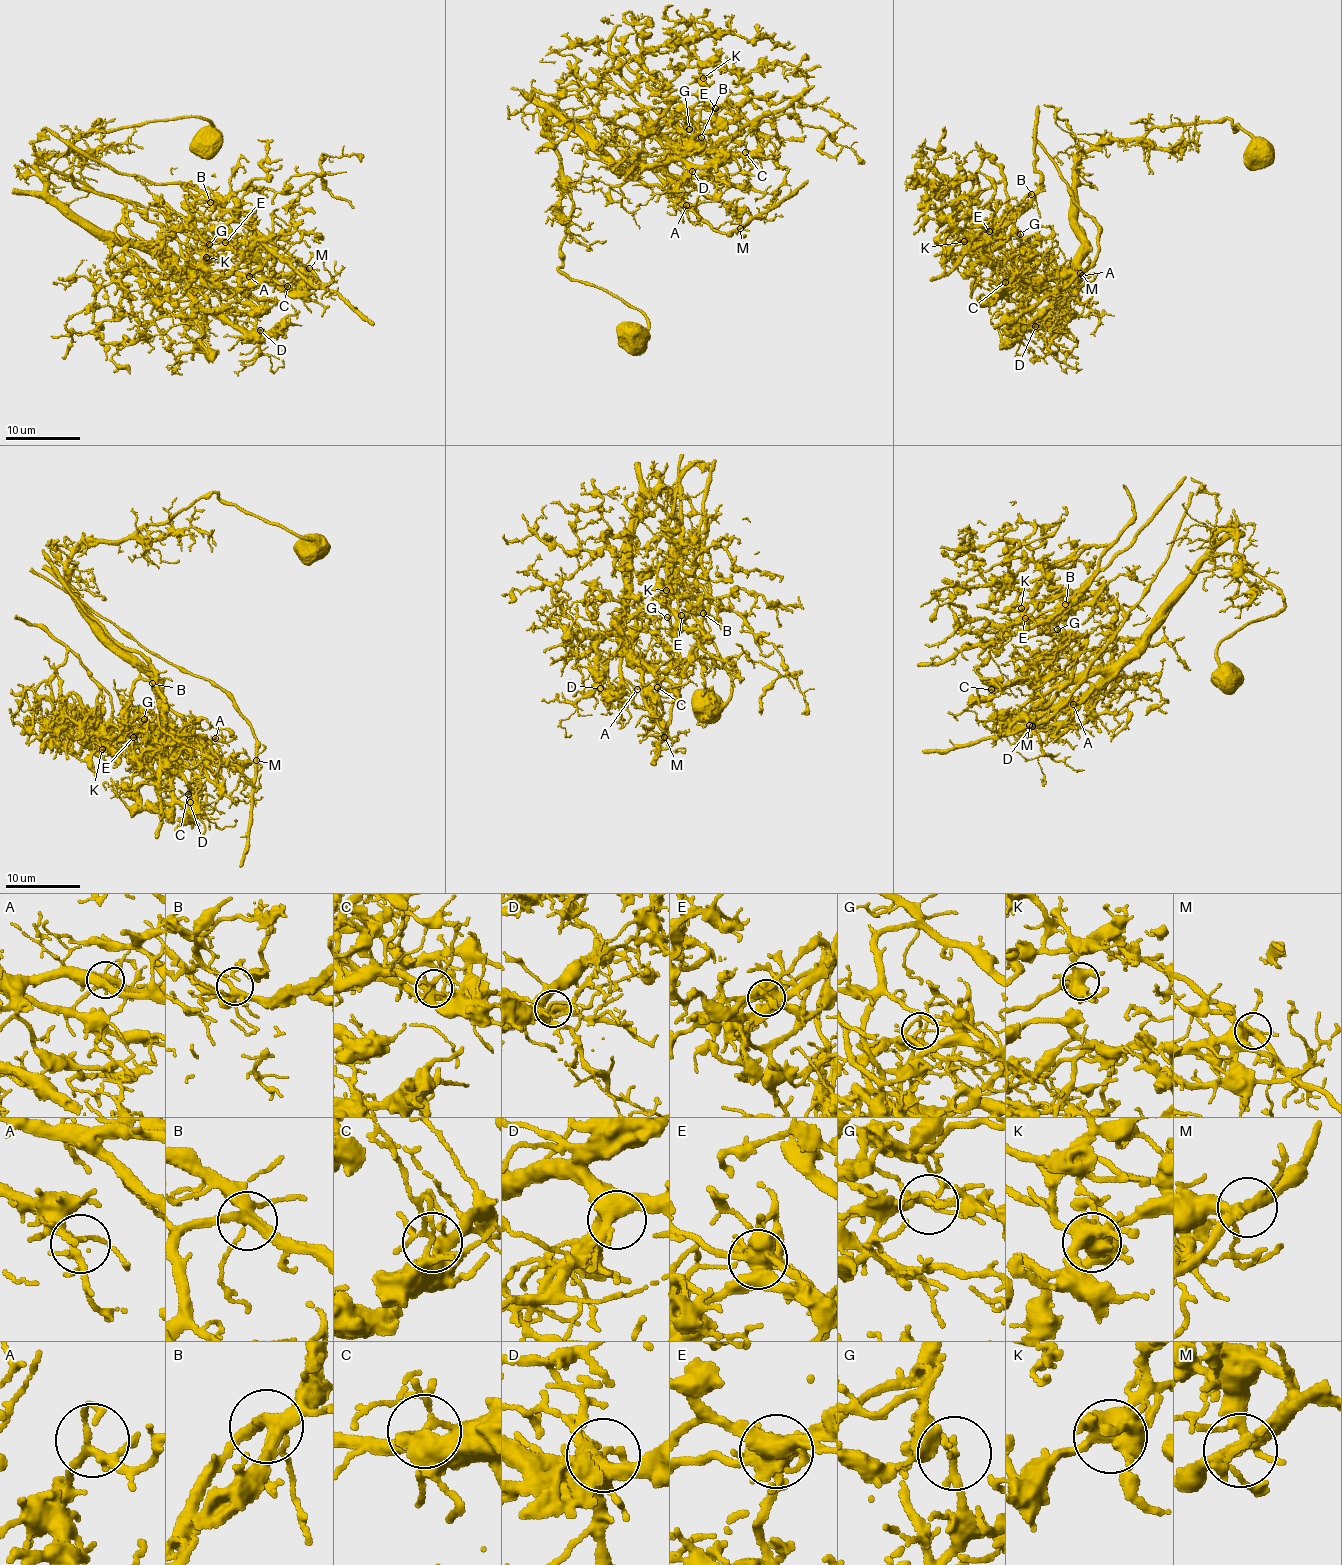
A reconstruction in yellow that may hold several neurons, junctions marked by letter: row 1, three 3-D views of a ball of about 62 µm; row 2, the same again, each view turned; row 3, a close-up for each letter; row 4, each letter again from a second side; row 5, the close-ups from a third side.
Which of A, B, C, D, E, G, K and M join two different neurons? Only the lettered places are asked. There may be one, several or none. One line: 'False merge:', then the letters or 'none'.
False merge: E, G, M

